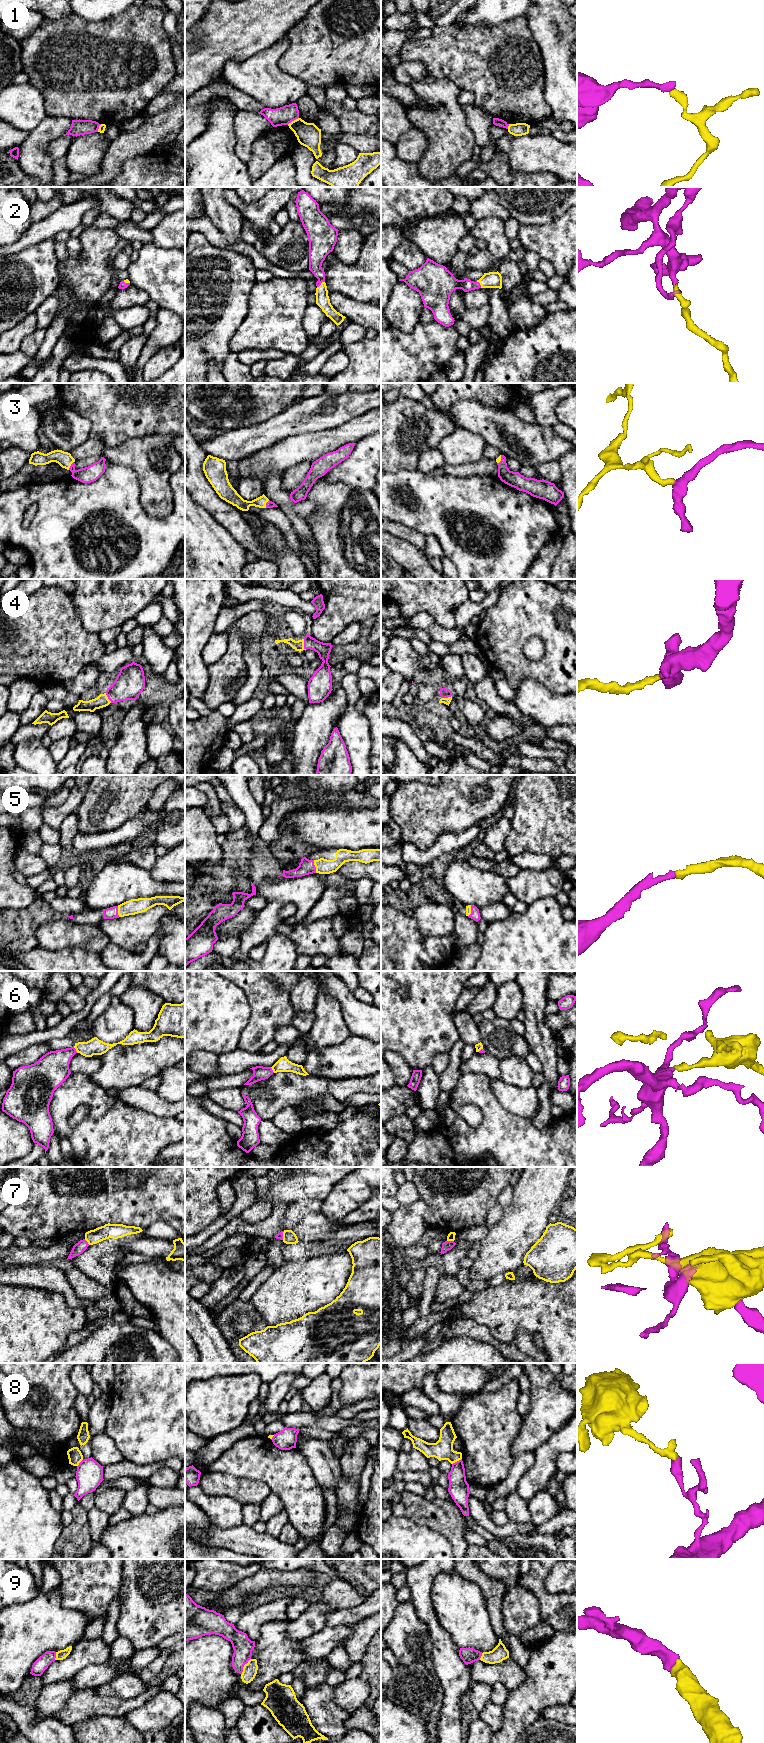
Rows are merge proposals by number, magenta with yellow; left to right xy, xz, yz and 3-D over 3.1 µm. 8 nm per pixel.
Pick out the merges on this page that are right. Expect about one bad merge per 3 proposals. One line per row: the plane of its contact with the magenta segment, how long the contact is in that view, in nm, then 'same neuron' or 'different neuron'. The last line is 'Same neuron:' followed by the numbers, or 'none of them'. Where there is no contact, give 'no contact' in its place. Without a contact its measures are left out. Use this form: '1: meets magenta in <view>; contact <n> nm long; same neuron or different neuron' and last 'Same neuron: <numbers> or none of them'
1: meets magenta in xz; contact 110 nm long; different neuron
2: meets magenta in xz; contact 80 nm long; same neuron
3: meets magenta in xy; contact 80 nm long; same neuron
4: meets magenta in yz; contact 90 nm long; same neuron
5: meets magenta in xz; contact 110 nm long; same neuron
6: meets magenta in xy; contact 60 nm long; different neuron
7: meets magenta in yz; contact 60 nm long; different neuron
8: meets magenta in yz; contact 90 nm long; different neuron
9: meets magenta in xz; contact 150 nm long; same neuron
Same neuron: 2, 3, 4, 5, 9

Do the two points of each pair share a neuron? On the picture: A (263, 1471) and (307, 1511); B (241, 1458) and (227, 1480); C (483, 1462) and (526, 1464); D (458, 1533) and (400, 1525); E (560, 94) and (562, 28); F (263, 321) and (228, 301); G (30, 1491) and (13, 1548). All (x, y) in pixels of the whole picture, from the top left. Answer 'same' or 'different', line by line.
A: same
B: different
C: different
D: different
E: same
F: different
G: same

